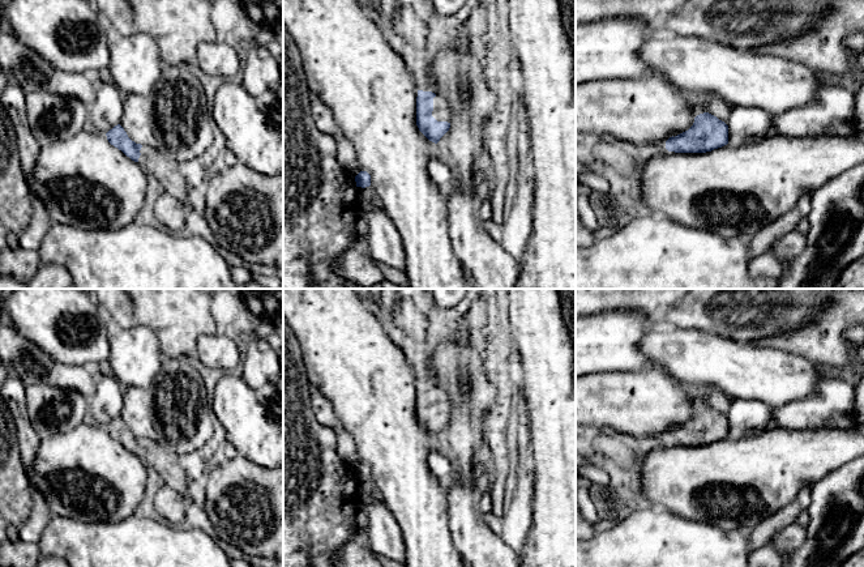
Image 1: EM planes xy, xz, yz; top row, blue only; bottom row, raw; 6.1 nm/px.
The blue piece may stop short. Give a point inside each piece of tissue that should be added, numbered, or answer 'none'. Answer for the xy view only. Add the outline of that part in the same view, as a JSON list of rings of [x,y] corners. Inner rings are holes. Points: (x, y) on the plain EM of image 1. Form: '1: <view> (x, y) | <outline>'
1: xy (154, 456) | [[[142,438],[140,446],[138,457],[142,462],[161,473],[168,487],[172,487],[185,495],[185,476],[181,472],[177,460],[171,459],[161,446],[150,439]]]

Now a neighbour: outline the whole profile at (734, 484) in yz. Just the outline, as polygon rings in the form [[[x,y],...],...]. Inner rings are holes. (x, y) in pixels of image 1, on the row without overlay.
[[[769,427],[754,436],[727,436],[706,446],[655,444],[651,449],[643,447],[638,455],[643,503],[660,504],[681,517],[703,521],[724,530],[752,530],[762,520],[794,502],[801,489],[812,486],[829,472],[864,455],[864,432],[839,429],[787,431]]]

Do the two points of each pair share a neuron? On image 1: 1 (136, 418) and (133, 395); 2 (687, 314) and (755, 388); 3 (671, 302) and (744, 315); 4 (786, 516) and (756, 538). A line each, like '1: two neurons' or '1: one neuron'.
1: one neuron
2: two neurons
3: one neuron
4: one neuron

